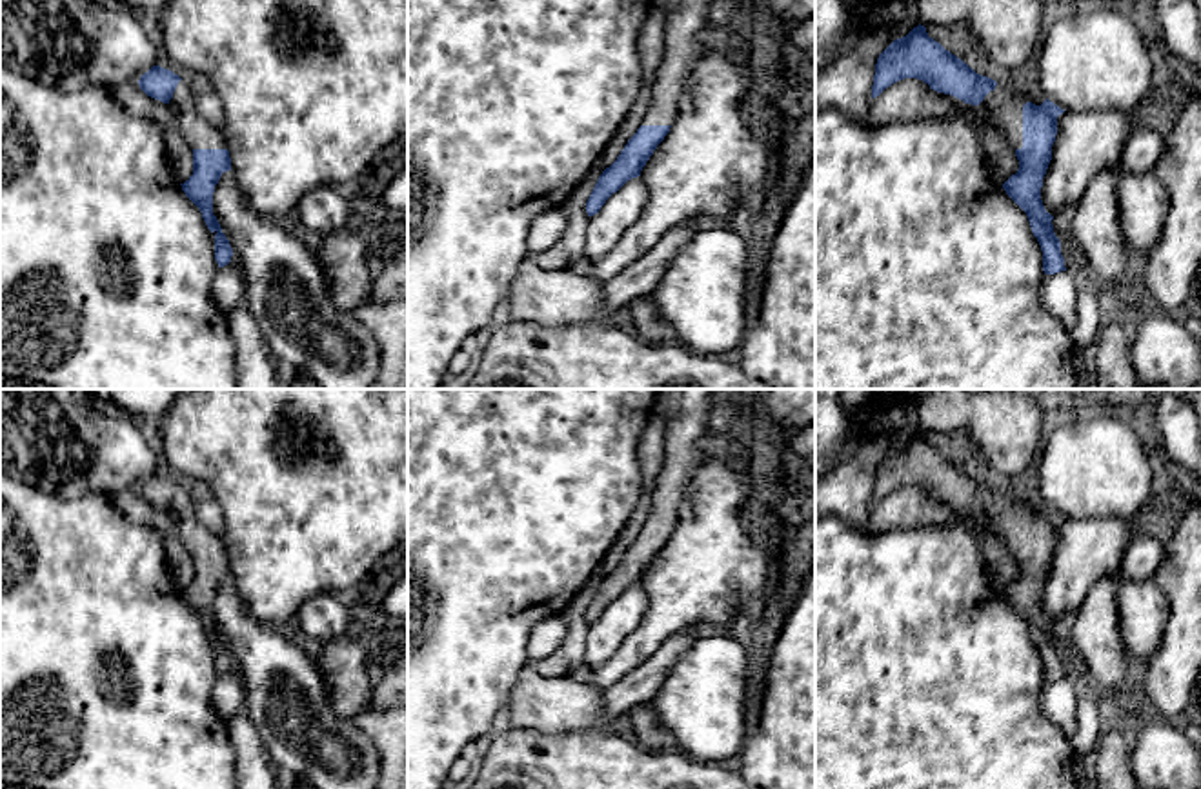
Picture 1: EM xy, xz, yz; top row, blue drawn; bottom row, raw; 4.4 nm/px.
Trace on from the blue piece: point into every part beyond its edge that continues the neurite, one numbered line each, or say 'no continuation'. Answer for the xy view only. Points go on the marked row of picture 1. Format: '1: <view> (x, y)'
1: xy (199, 133)

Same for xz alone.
1: xz (685, 19)

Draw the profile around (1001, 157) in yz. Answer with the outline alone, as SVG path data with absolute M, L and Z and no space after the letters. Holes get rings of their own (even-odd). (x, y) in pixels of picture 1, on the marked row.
M997 131L983 135L983 151L986 155L990 175L995 184L1004 184L1019 169L1015 149Z

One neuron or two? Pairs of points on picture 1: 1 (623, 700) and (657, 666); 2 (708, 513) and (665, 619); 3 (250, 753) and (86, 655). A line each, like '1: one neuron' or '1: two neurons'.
1: one neuron
2: one neuron
3: two neurons

